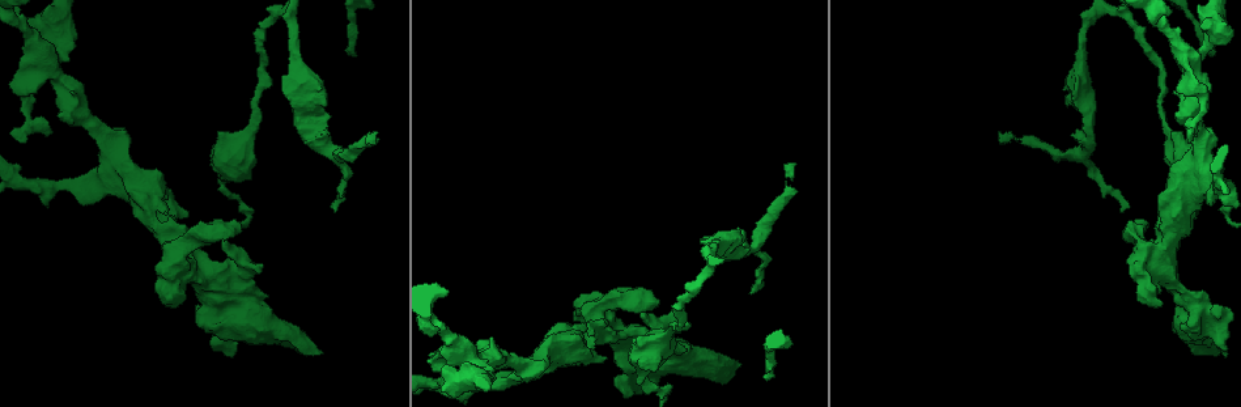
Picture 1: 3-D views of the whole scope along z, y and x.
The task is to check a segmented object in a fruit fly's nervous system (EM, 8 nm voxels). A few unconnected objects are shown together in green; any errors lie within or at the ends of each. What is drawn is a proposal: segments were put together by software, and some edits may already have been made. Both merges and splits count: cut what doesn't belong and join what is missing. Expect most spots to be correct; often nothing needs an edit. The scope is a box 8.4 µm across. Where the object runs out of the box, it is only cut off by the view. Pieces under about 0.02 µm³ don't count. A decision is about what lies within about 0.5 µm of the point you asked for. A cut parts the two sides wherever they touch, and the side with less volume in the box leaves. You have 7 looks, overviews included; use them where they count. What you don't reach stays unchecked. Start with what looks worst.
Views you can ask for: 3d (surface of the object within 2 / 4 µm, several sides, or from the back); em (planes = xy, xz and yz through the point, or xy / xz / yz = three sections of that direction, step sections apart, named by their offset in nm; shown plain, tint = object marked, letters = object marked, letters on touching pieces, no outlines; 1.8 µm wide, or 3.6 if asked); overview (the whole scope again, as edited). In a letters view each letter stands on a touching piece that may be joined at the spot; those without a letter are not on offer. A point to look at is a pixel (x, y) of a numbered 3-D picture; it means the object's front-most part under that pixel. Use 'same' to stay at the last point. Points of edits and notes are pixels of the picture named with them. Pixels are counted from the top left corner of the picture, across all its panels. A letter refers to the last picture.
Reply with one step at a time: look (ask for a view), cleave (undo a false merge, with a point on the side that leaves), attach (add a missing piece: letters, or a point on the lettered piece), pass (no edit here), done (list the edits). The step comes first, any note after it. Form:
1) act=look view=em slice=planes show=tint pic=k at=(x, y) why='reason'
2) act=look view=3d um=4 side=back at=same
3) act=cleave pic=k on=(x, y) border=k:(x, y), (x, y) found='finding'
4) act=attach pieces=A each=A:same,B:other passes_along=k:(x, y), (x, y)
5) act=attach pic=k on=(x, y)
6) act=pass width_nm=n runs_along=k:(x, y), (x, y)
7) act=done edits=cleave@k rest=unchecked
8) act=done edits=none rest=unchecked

act=look view=3d um=4 side=back pic=1 at=(143, 197) why='abrupt turn'

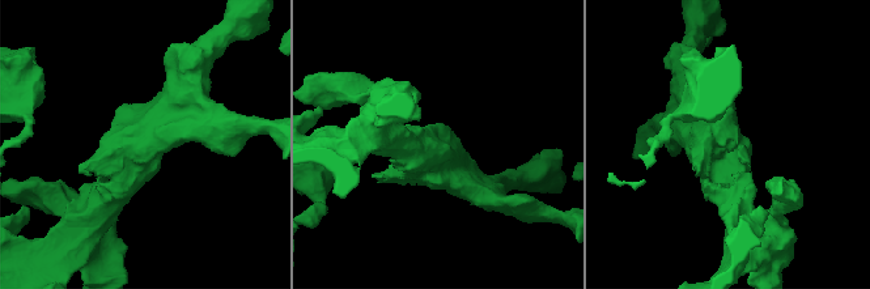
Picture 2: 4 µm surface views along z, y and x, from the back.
act=look view=em um=3.6 slice=xy step=8 show=tint pic=2 at=(148, 141) arms=4 why='shape alone is not enough'

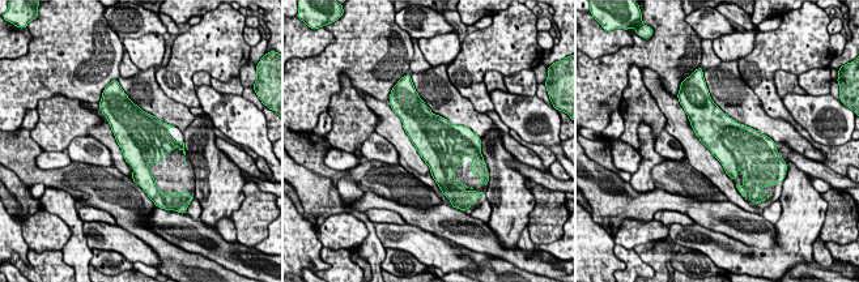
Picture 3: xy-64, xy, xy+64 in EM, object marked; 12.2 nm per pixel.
act=look view=em um=3.6 slice=planes show=letters at=same why='cut it another way'

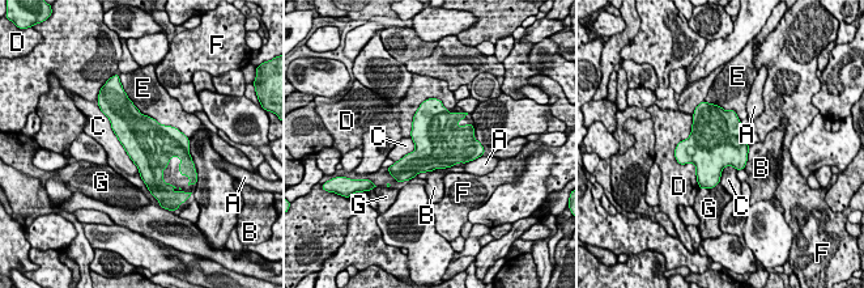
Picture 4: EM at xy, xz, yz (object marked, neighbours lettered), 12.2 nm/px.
act=pass each=A:other,B:other,C:other,D:other,E:other,F:other,G:other found='continuous, no second neuron'

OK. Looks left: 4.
act=look view=em slice=planes show=letters pic=1 at=(327, 125) why='thick end'

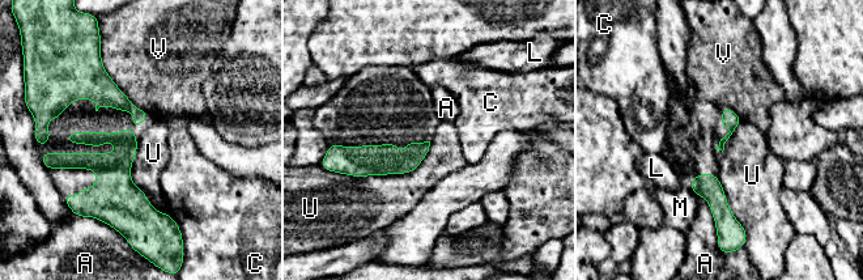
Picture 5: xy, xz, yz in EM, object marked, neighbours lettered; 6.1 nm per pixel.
act=pass longest_contact=U:600nm each=A:other,C:other,L:other,M:other,U:other,V:other border=5:(430, 141), (411, 172), (343, 174) found='none of them fits'

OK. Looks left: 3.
act=look view=em slice=planes show=letters pic=1 at=(1153, 23) why='a narrow waist'

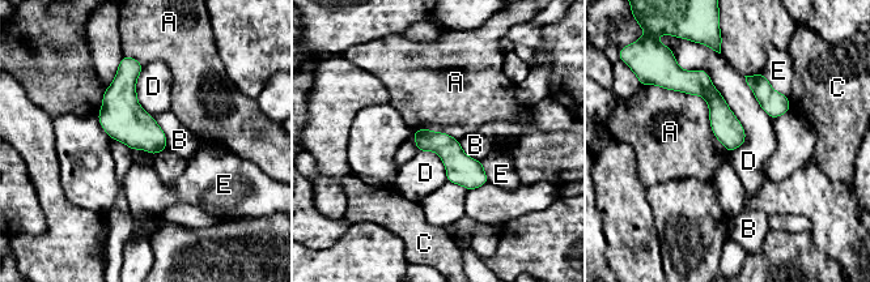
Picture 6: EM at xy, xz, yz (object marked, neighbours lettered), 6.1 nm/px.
act=pass each=A:other,B:other,C:other,D:other,E:other runs_along=6:(691, 76), (717, 103), (730, 148) found='all the same neuron'

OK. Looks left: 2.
act=done edits=none rest=unchecked

